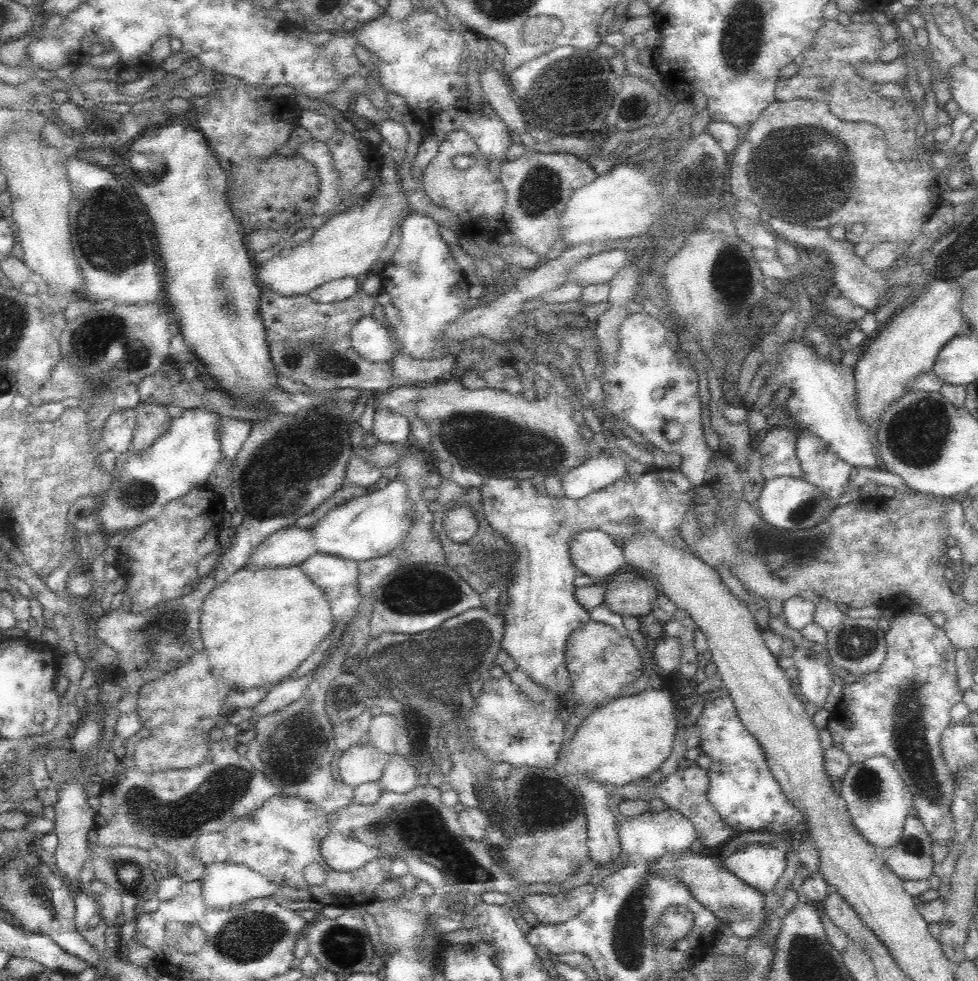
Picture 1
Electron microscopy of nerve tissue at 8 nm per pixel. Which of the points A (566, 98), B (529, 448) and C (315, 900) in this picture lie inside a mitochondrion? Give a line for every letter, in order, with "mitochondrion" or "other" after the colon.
A: mitochondrion
B: mitochondrion
C: other

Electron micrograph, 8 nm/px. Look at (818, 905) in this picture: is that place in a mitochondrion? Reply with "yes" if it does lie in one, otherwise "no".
no

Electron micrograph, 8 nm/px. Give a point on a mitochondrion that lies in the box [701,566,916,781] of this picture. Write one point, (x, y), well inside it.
(856, 645)

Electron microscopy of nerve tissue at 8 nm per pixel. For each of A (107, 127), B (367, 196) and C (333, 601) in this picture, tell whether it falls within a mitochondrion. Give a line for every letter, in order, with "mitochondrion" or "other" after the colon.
A: other
B: other
C: other

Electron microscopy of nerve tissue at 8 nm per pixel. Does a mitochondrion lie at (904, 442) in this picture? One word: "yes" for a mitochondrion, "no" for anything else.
yes

